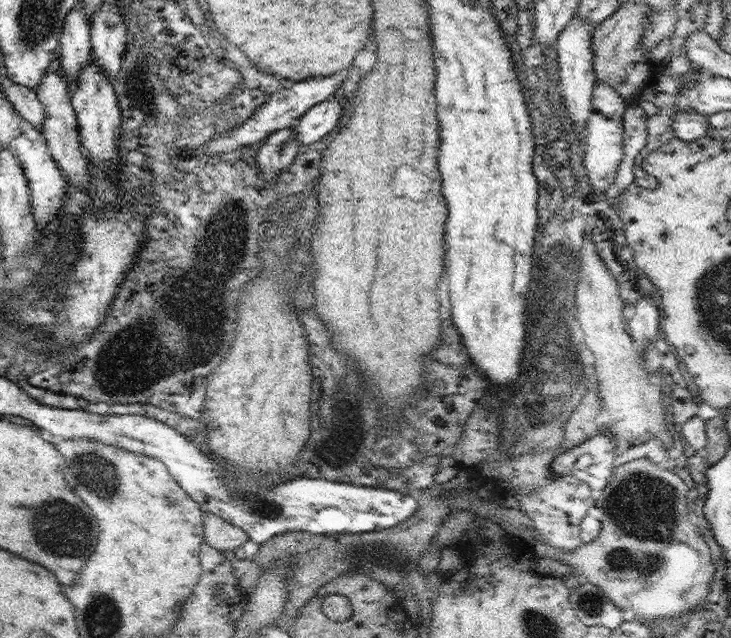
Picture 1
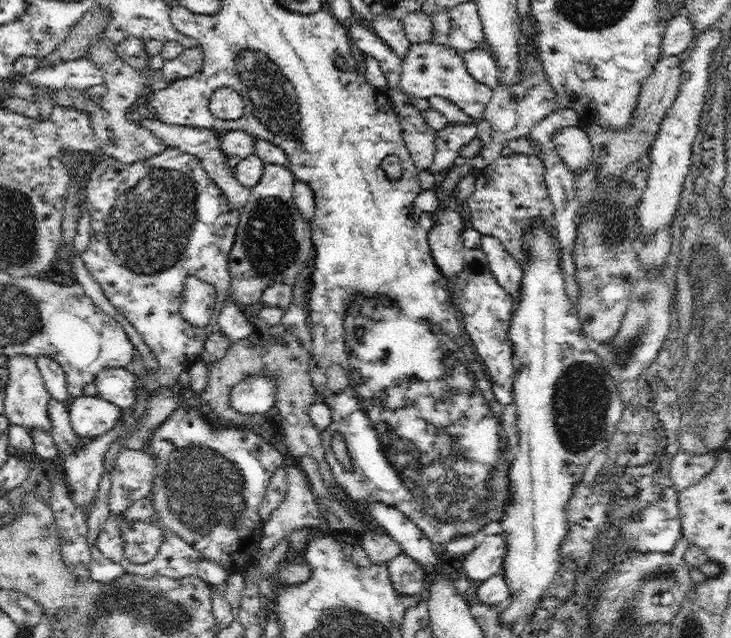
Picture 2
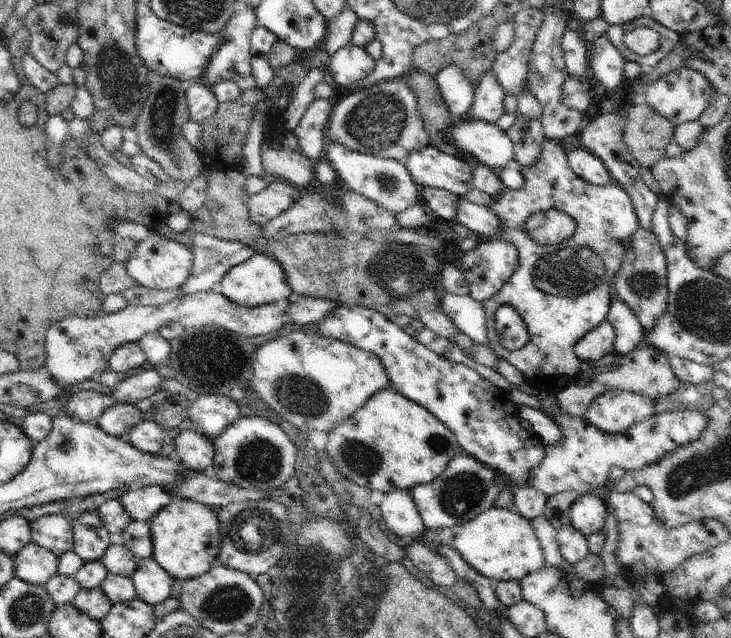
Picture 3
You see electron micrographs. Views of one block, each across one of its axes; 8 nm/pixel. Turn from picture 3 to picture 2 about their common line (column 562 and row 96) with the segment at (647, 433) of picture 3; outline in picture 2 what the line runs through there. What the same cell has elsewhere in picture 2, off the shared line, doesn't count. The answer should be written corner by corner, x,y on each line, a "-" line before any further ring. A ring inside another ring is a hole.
412,43
402,61
399,87
412,98
441,96
458,105
474,120
483,119
485,104
491,99
493,89
474,79
466,68
463,54
442,44

